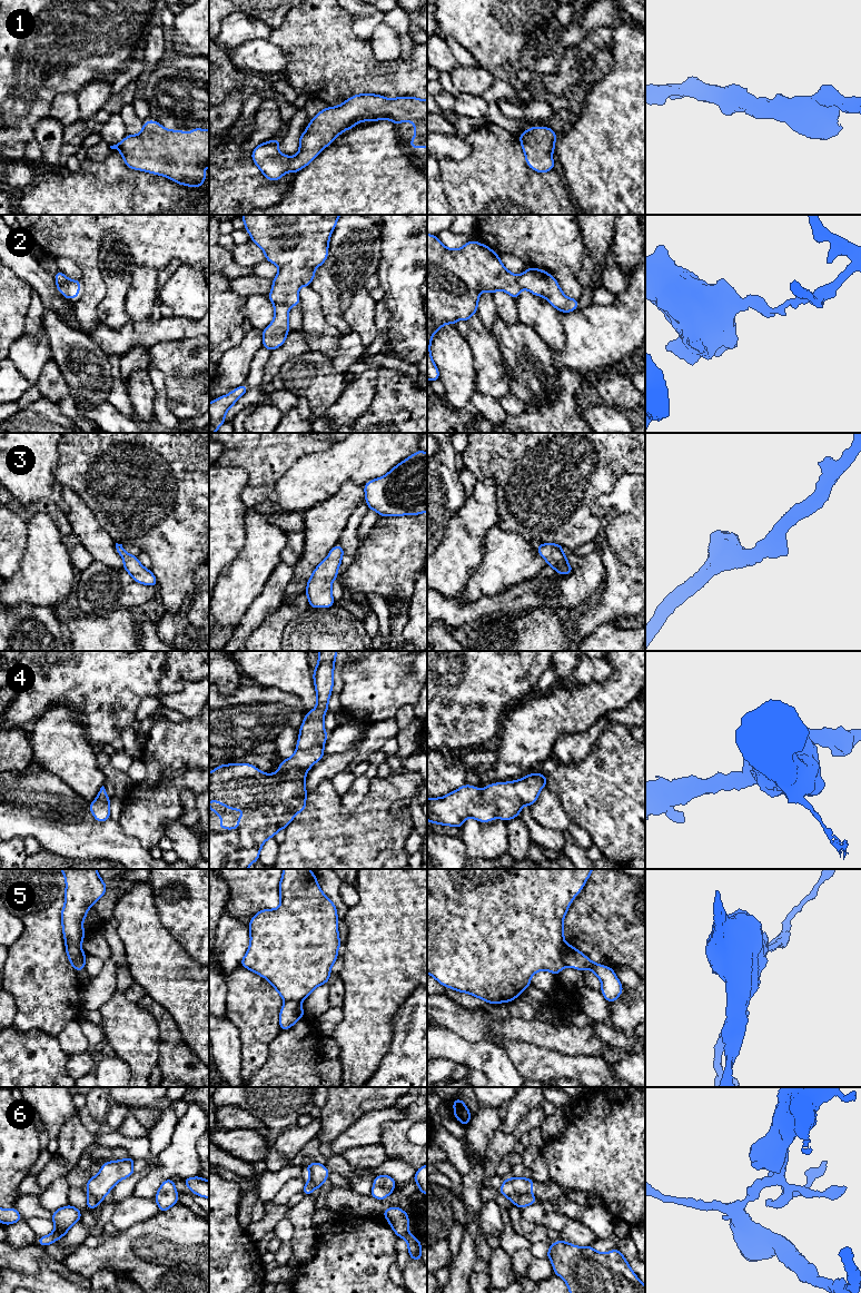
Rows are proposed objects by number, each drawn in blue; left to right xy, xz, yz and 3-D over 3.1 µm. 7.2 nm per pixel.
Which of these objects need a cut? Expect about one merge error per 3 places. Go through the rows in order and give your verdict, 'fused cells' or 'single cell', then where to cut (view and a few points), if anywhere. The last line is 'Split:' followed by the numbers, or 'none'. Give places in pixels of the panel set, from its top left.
1: single cell; cut none
2: fused cells; cut xz (274, 303), (287, 307)
3: single cell; cut none
4: single cell; cut none
5: fused cells; cut xy (66, 946), (78, 948), (81, 954)
6: fused cells; cut yz (531, 1192), (518, 1196), (512, 1202)
Split: 2, 5, 6

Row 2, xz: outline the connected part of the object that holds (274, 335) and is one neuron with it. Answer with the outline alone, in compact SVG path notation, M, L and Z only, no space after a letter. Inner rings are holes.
M274 304L273 323L263 330L263 346L270 352L281 346L289 332L289 309L287 306Z

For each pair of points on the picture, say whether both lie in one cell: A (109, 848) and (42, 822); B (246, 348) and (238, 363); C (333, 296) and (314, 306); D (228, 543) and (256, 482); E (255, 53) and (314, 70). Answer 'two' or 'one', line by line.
A: one
B: one
C: two
D: two
E: two

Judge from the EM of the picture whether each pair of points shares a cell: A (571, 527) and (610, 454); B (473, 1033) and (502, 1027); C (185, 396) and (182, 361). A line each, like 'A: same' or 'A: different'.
A: same
B: same
C: same

